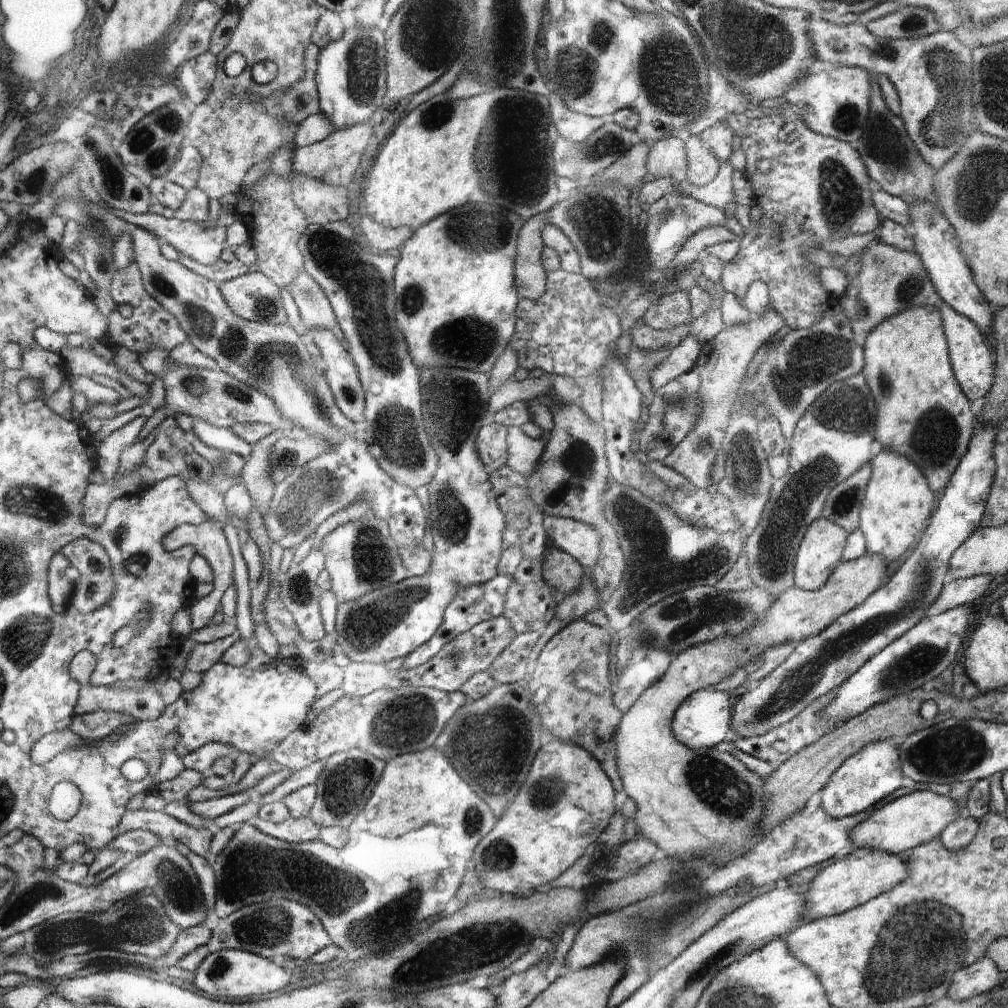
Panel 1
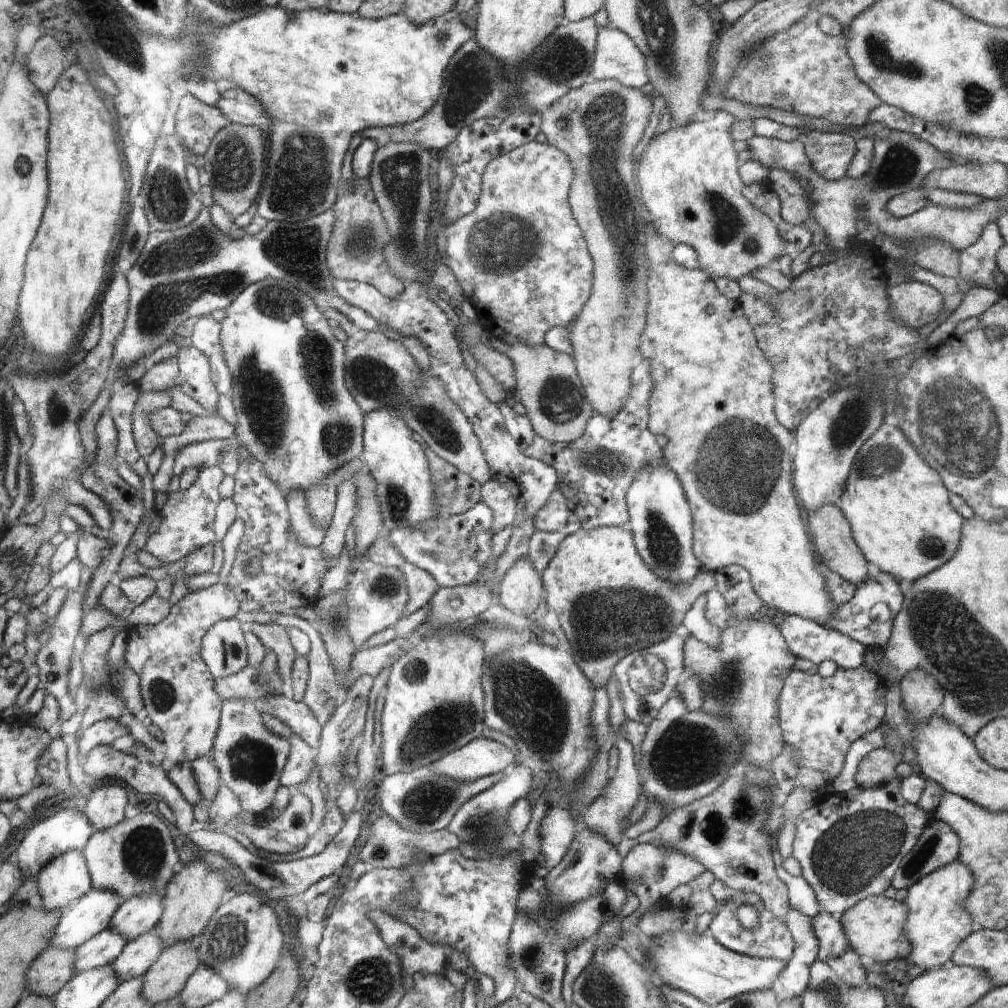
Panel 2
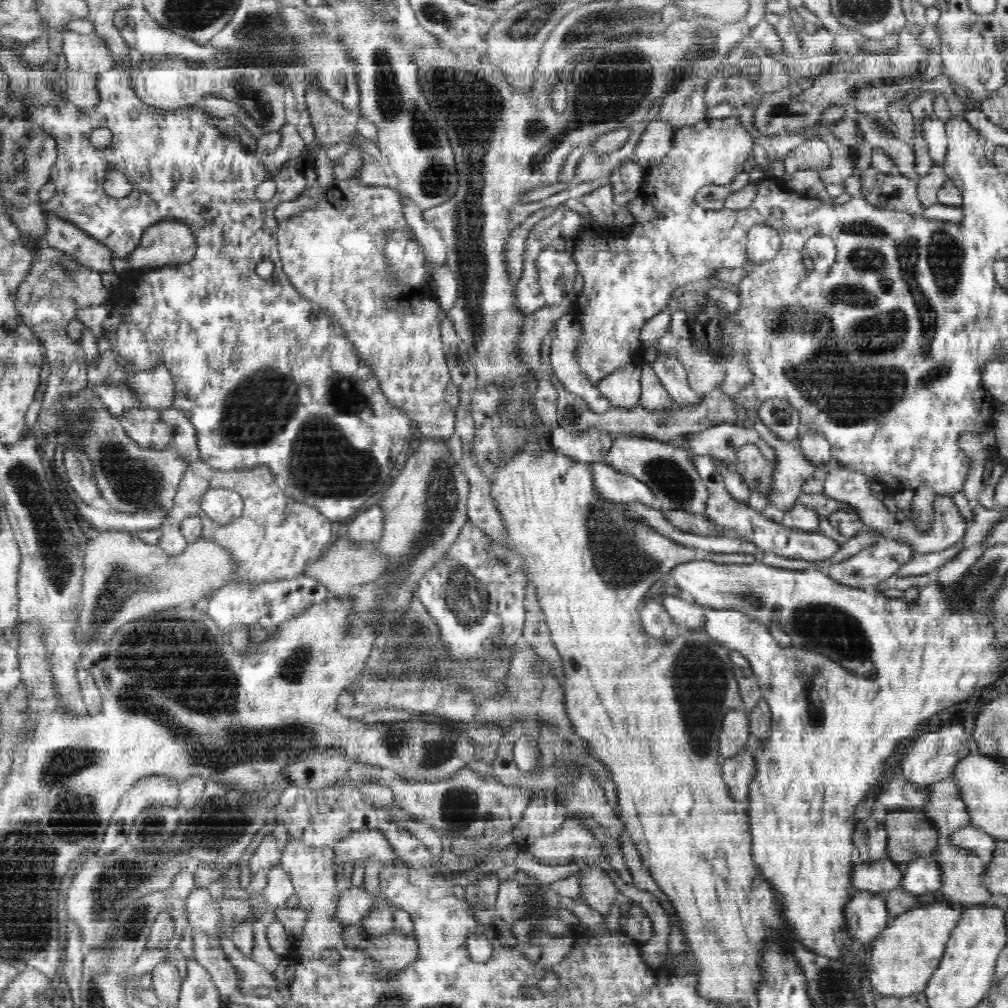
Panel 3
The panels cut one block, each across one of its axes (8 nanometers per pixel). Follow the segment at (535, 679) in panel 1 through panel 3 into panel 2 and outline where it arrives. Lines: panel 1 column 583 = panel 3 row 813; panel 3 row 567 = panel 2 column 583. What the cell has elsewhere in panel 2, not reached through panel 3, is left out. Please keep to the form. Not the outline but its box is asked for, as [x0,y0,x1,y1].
[541,526,716,688]

